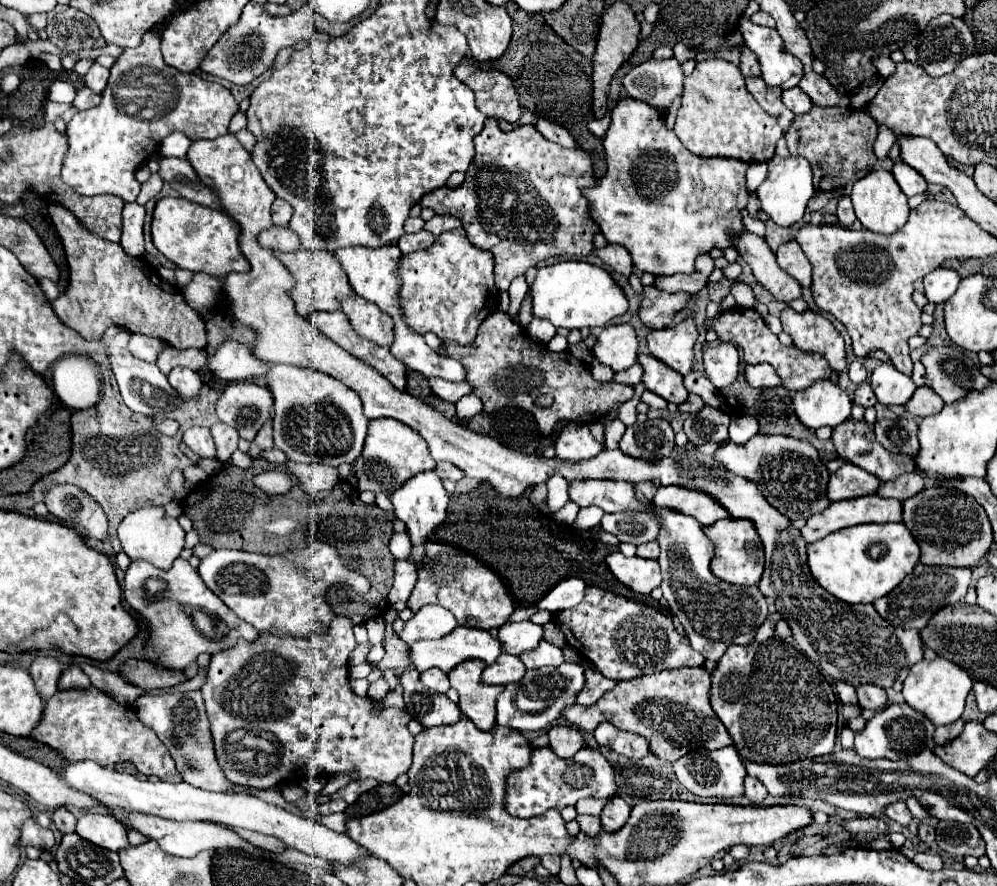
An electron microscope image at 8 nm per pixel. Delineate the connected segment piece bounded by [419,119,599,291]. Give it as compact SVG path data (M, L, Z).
M487 119L483 131L475 137L475 159L467 169L467 179L461 187L427 193L419 205L431 207L437 215L451 215L463 223L467 237L479 249L487 249L495 257L495 283L499 291L507 291L509 283L523 275L529 267L535 267L543 259L589 255L593 251L593 237L599 227L589 217L589 203L583 197L585 187L595 187L593 161L581 147L565 149L553 141L547 141L535 125L521 125L509 133L499 129L495 119Z

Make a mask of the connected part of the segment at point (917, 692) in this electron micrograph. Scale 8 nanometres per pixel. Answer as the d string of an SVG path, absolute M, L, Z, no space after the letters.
M937 657L935 661L919 661L909 671L907 679L903 681L903 699L919 713L923 713L935 727L951 725L961 719L965 711L965 699L971 691L969 675L955 663Z

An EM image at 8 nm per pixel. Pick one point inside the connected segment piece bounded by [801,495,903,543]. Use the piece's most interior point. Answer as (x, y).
(870, 509)

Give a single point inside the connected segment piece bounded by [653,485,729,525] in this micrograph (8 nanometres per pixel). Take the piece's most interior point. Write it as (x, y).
(703, 507)

